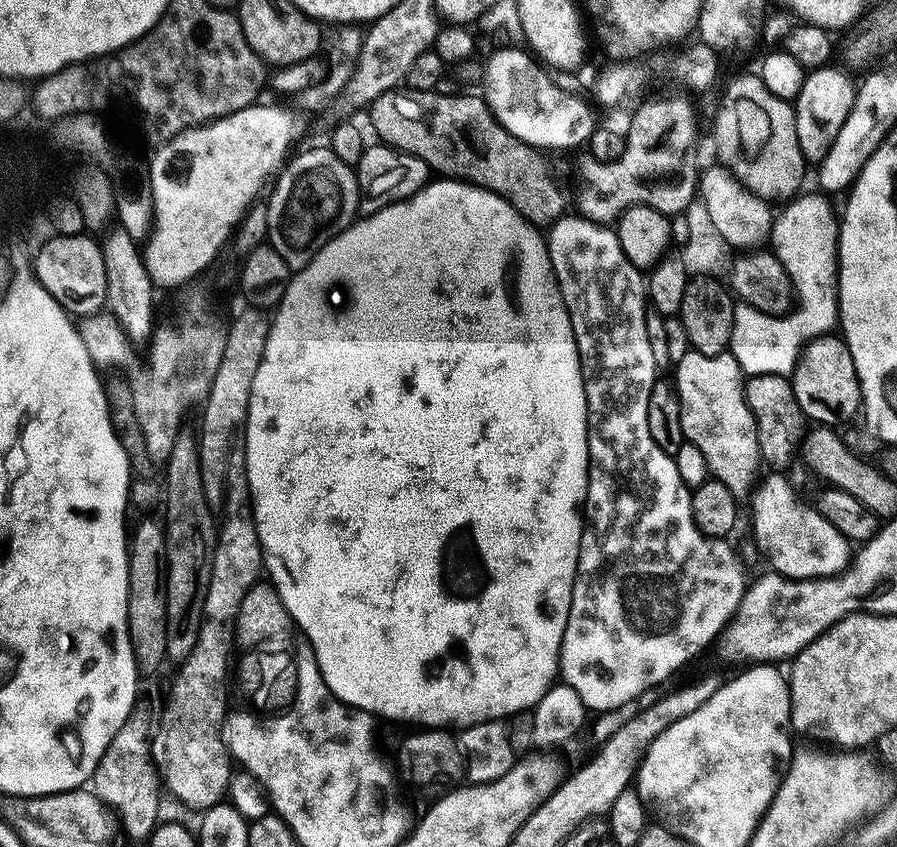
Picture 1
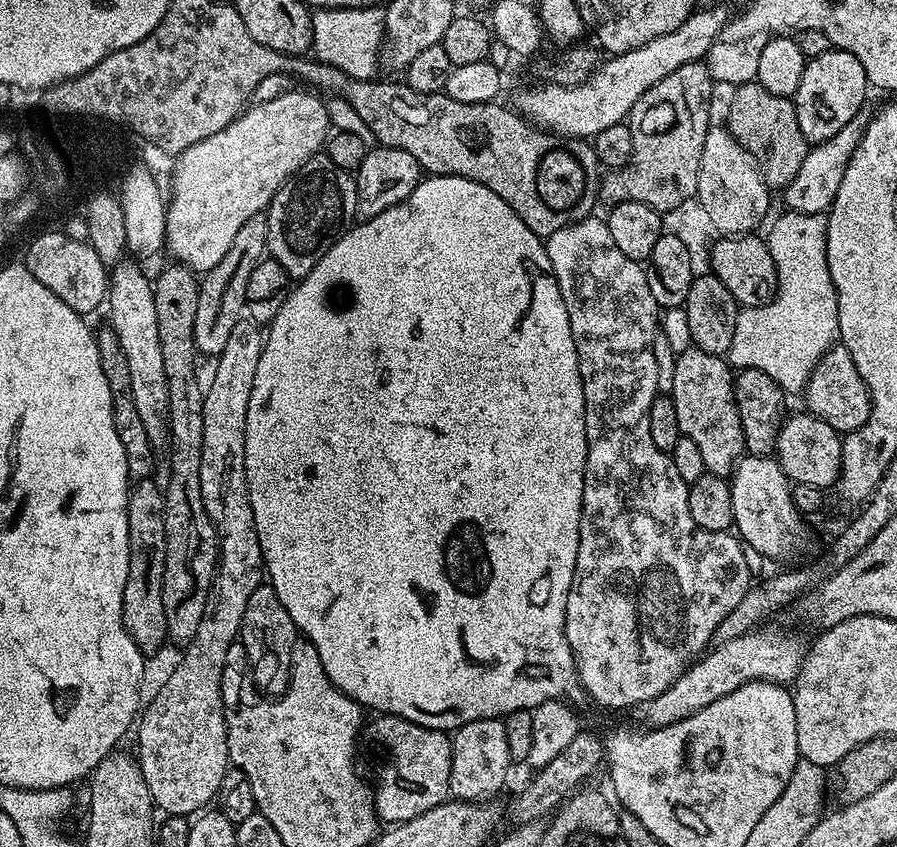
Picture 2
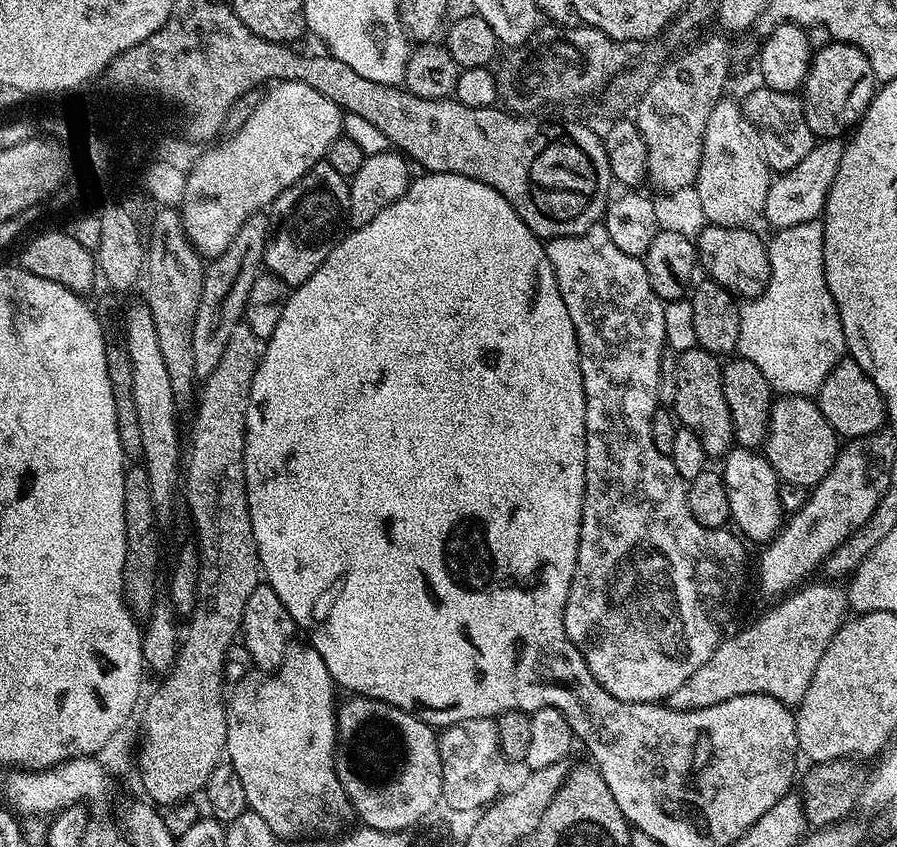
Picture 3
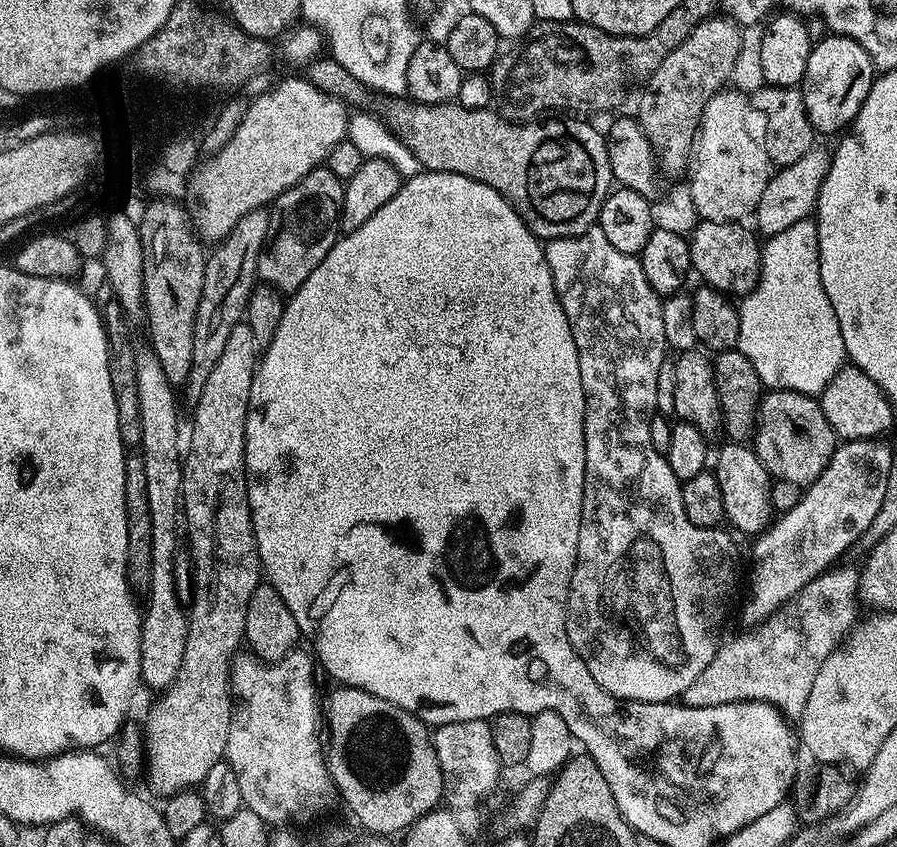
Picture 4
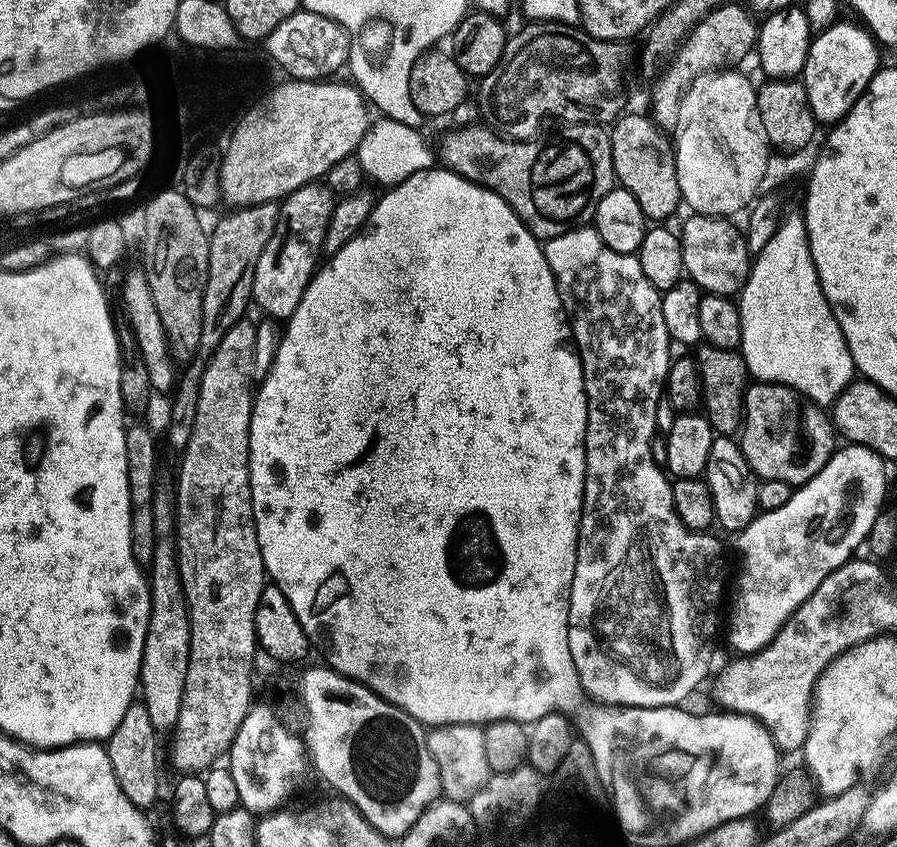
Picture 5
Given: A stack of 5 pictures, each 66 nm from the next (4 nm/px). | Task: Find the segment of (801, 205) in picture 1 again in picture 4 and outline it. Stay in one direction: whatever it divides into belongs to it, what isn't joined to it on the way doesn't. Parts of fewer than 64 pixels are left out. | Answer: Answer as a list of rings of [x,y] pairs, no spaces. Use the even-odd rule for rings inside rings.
[[[815,219],[800,220],[763,241],[760,281],[738,307],[738,351],[750,358],[750,366],[754,366],[765,389],[785,388],[819,397],[838,370],[845,367],[842,326],[838,326],[838,314],[834,314],[834,306],[830,306],[822,286]]]

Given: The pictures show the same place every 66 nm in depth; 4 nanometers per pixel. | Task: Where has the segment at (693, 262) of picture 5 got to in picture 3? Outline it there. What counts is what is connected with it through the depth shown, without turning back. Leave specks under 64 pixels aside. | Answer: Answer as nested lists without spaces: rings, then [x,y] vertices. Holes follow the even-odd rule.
[[[708,224],[694,240],[703,275],[744,302],[762,295],[770,274],[765,237],[760,237],[758,233],[751,232],[752,230],[748,226],[727,228],[721,224]]]

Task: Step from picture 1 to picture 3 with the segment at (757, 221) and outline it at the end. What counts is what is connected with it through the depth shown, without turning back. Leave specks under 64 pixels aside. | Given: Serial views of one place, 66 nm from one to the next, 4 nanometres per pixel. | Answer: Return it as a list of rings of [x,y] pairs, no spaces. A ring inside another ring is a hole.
[[[721,99],[713,106],[706,122],[700,169],[694,185],[707,223],[727,228],[751,225],[751,220],[763,213],[767,190],[773,179],[773,173],[760,153],[756,125],[745,116],[743,107],[735,99]]]

